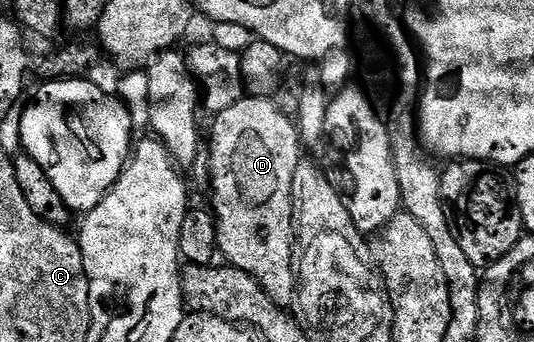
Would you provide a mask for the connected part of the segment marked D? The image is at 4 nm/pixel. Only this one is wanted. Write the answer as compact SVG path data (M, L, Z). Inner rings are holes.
M244 95L229 111L221 111L211 129L211 153L209 152L209 177L215 181L215 226L219 240L219 253L226 264L245 271L257 279L257 283L285 310L297 301L295 280L295 235L291 231L291 196L293 195L293 171L301 160L301 142L296 122L277 111L274 100L266 97Z

